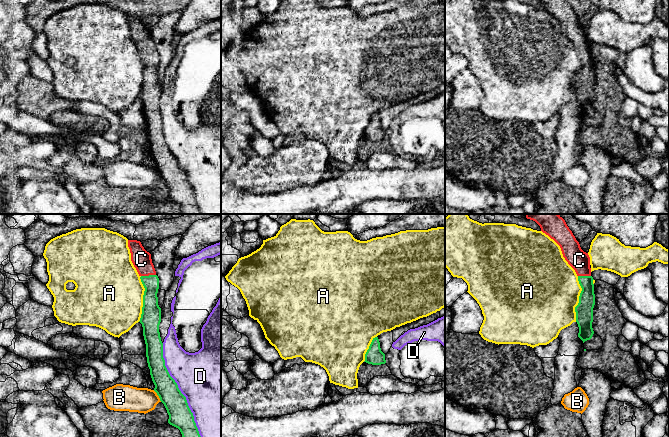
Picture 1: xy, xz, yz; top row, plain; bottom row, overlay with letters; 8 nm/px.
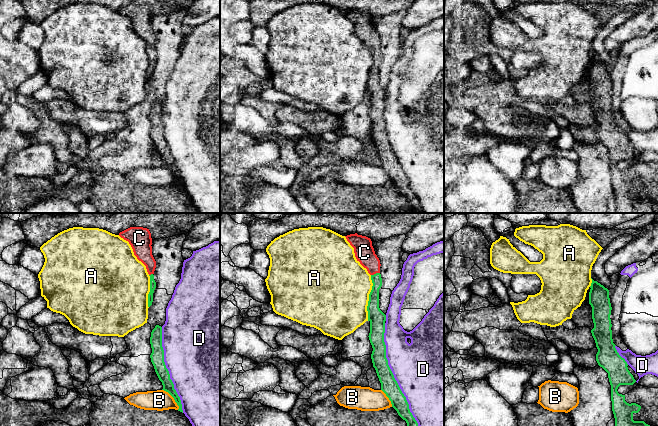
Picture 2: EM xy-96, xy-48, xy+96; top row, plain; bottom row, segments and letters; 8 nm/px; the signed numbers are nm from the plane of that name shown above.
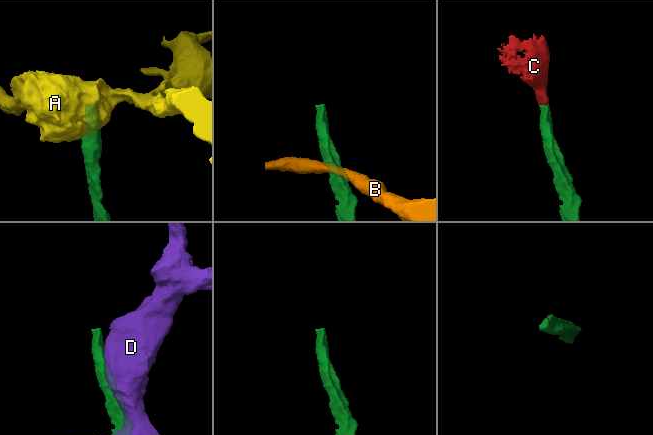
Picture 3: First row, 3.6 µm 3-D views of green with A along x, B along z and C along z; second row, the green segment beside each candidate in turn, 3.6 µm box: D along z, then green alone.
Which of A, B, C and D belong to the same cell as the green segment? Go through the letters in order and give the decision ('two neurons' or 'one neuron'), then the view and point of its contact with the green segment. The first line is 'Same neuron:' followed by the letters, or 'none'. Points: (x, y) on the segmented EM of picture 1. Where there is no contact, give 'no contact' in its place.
Same neuron: C
A: two neurons; contact xy (143, 299)
B: two neurons; contact xy (158, 395)
C: one neuron; contact xy (149, 275)
D: two neurons; contact xy (179, 390)

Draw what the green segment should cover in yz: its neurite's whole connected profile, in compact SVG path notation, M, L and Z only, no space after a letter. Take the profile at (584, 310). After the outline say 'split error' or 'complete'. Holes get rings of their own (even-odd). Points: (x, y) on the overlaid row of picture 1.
M526 214L526 218L535 221L541 231L560 246L563 257L578 276L582 291L575 312L579 327L578 337L584 343L590 340L594 334L592 322L595 294L590 257L581 249L579 242L559 214Z | split error

